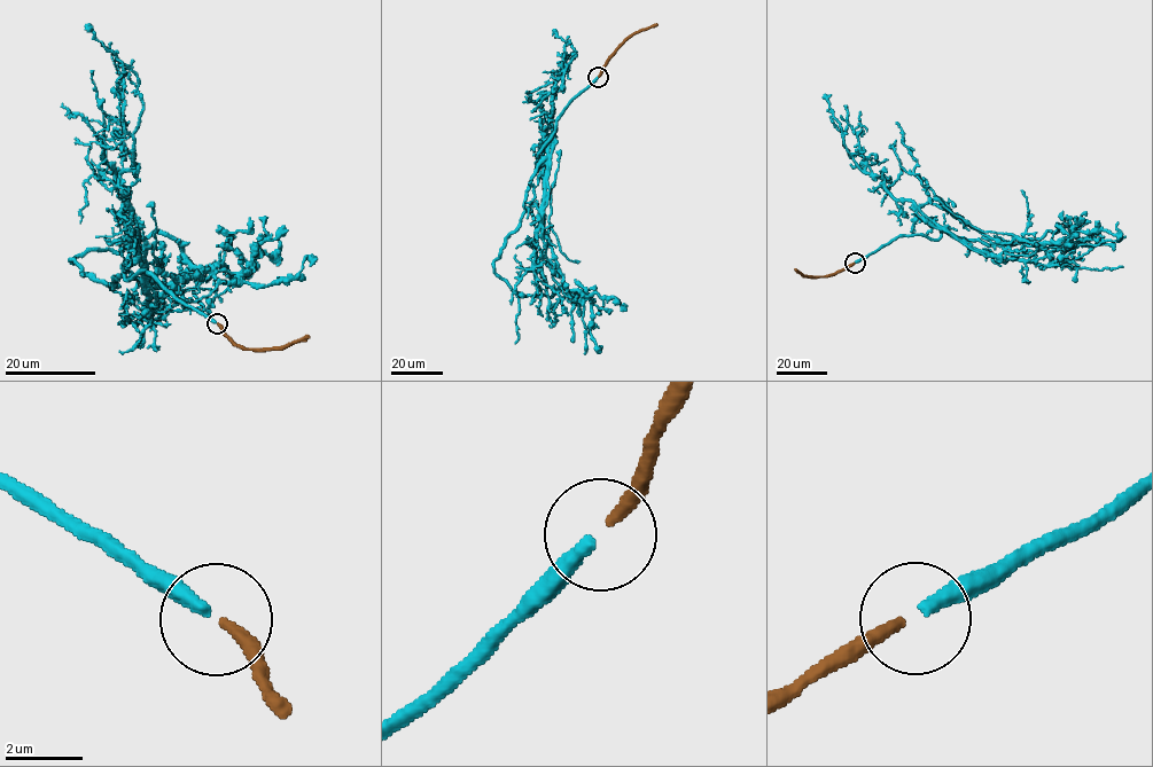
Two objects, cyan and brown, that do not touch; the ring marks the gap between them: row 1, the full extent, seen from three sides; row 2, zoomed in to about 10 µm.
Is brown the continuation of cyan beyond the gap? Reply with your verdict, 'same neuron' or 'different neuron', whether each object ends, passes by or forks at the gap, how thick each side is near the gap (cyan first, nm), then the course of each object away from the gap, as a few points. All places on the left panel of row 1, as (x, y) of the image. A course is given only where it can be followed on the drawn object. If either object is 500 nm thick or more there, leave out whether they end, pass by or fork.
same neuron | cyan ends | brown ends | 360/300 nm | cyan via (216, 322), (122, 266), (140, 259), (154, 310), (189, 279), (244, 274), (277, 234) | brown via (217, 323), (231, 342), (244, 349), (279, 349), (309, 336)

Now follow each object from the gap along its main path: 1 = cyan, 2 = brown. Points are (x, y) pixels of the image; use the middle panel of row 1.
1: (598, 78), (569, 103), (537, 156), (547, 163), (546, 259), (574, 296), (590, 297), (590, 335), (600, 347)
2: (599, 76), (607, 59), (626, 39), (657, 24)

